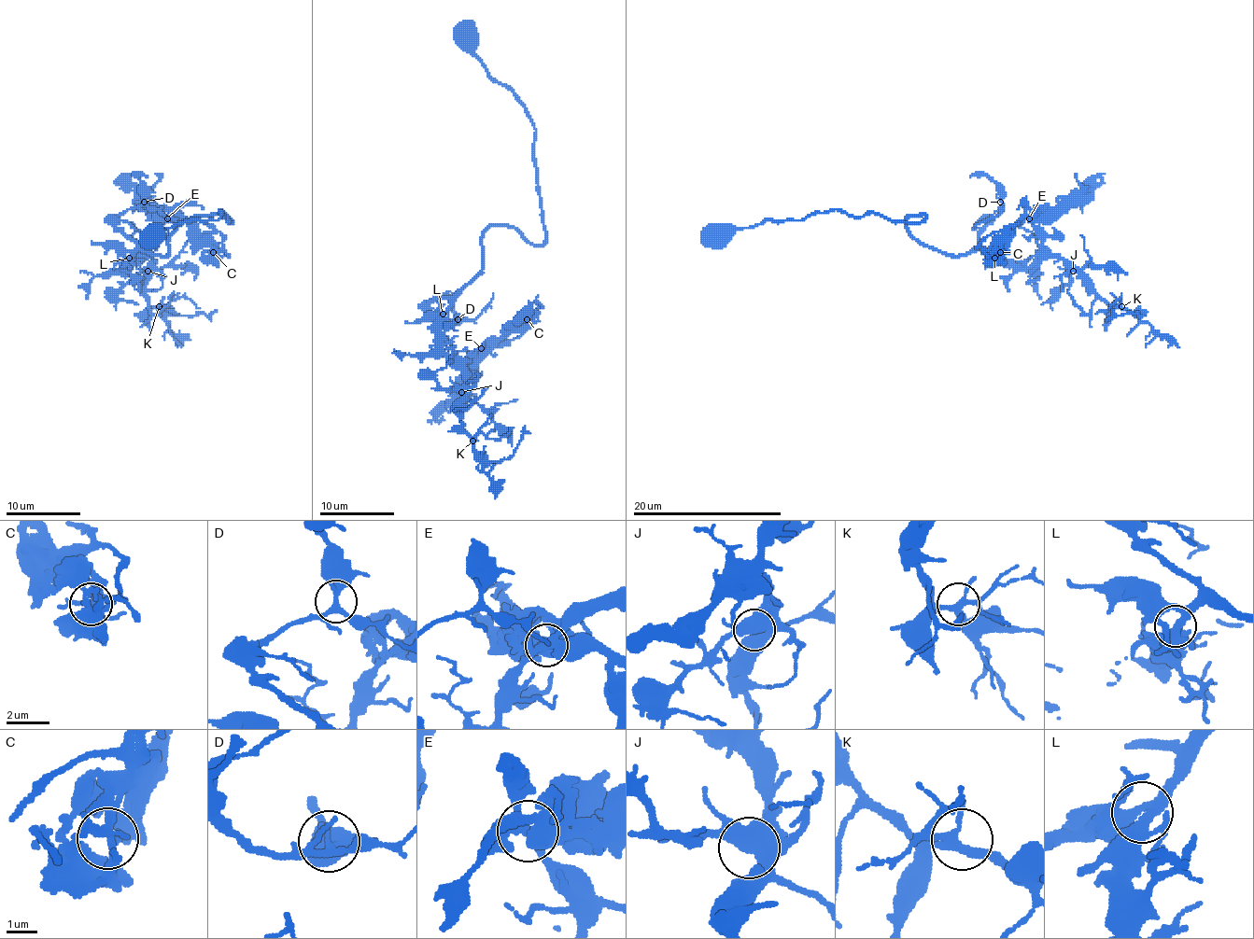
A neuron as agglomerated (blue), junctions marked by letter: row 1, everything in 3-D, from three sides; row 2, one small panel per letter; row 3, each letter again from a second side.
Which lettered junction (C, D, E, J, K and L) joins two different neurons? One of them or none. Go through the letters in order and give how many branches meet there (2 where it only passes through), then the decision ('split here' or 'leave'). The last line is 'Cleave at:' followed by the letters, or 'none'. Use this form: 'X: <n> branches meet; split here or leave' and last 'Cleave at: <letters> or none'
C: 6 branches meet; leave
D: 4 branches meet; leave
E: 5 branches meet; split here
J: 4 branches meet; leave
K: 4 branches meet; leave
L: 4 branches meet; leave
Cleave at: E

